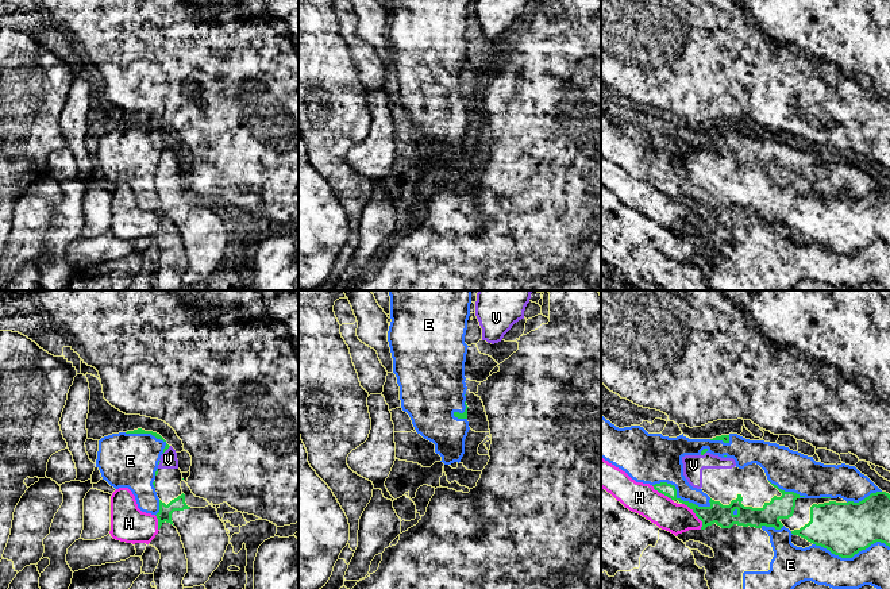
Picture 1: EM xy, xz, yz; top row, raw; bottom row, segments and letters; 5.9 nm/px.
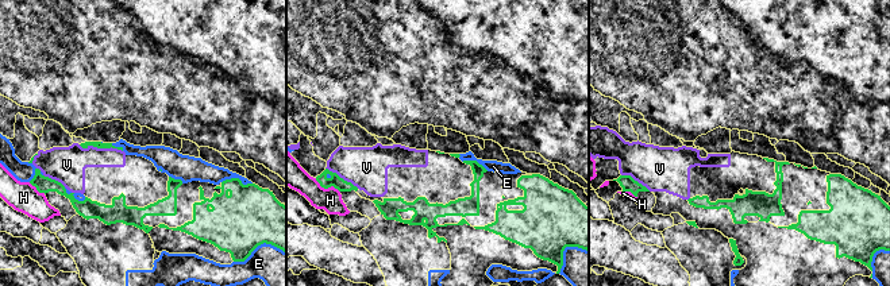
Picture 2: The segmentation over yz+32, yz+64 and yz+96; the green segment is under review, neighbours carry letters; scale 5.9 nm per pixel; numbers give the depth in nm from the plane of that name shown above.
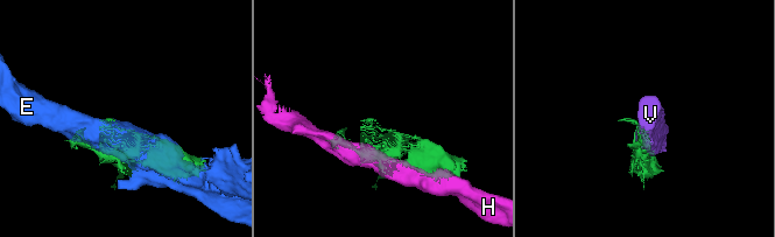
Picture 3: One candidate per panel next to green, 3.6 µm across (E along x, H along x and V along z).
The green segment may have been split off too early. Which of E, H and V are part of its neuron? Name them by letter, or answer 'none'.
V

